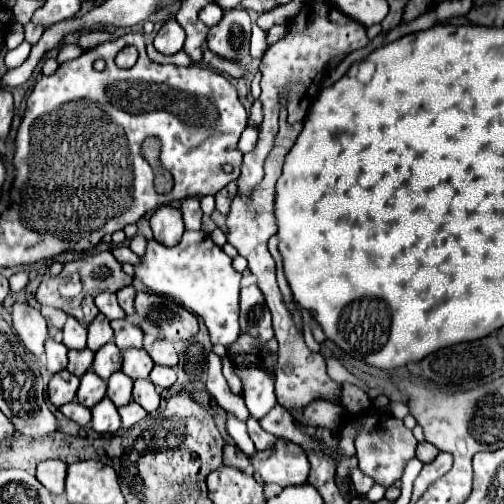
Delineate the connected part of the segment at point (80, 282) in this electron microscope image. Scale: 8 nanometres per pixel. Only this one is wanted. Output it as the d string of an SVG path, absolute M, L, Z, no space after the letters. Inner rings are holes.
M101 251L101 253L93 253L89 257L83 257L83 259L67 263L57 277L45 275L43 281L41 281L41 285L39 285L39 289L37 289L35 297L37 297L37 301L41 305L63 309L67 315L73 315L75 319L79 319L79 321L83 321L83 323L89 325L97 317L97 307L93 303L93 299L99 293L103 293L103 291L119 291L121 287L131 285L131 281L133 281L133 277L125 275L125 271L121 269L121 263L113 257L113 253L111 251ZM99 267L107 267L109 275L103 277L103 279L93 277L93 271L99 269Z

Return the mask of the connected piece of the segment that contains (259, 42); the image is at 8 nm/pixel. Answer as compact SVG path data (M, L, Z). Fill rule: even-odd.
M253 25L253 35L251 35L251 57L253 57L253 59L261 59L261 57L265 55L267 49L269 49L267 33L261 31L257 25Z

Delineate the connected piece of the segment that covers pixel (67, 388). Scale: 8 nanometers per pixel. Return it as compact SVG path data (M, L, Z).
M67 369L55 373L49 381L49 387L47 387L47 393L49 393L49 399L55 407L61 407L69 401L75 399L75 393L77 393L77 387L79 387L79 377L71 375Z

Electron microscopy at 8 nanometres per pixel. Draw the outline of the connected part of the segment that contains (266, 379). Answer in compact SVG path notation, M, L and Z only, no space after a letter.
M235 367L235 373L243 381L243 399L247 409L255 419L263 419L277 405L273 393L273 375L257 367Z

